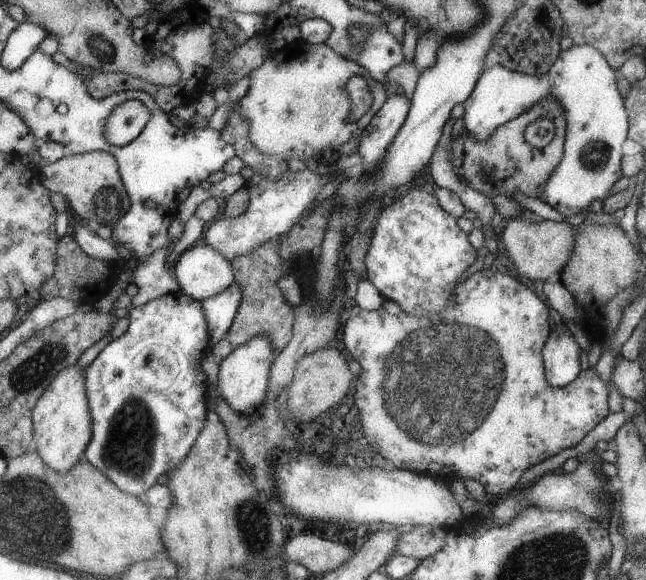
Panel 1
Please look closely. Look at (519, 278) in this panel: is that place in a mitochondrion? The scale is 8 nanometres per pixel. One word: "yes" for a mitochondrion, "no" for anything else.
no

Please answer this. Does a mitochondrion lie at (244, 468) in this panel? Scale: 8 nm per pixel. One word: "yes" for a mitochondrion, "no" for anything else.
no

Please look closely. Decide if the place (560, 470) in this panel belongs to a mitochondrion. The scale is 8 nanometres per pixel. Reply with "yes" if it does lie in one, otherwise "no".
no

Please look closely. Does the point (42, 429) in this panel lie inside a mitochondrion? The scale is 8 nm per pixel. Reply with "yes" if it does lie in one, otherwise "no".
no

